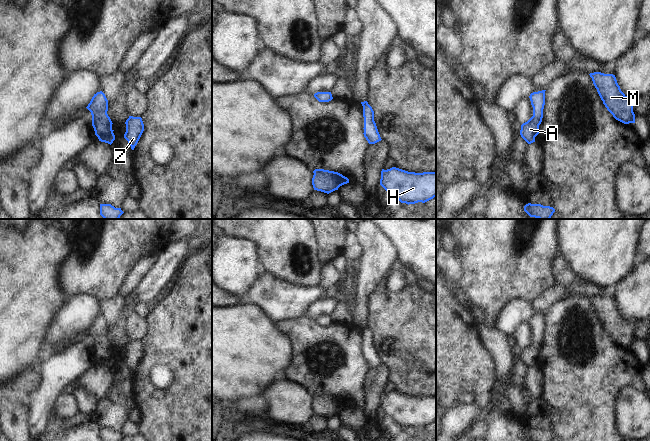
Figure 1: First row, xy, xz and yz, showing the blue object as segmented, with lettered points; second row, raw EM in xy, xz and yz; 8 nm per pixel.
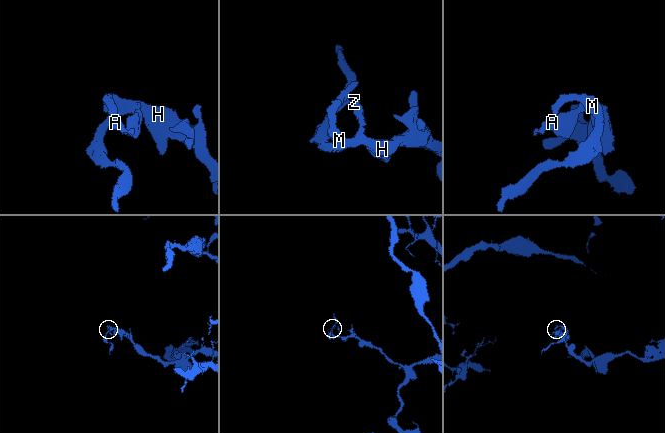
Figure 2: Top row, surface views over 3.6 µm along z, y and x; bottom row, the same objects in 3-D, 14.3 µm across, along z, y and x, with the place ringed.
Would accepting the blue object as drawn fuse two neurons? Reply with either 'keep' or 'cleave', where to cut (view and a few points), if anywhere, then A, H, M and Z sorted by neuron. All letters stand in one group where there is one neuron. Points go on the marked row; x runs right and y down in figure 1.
keep | no cut | A H M Z

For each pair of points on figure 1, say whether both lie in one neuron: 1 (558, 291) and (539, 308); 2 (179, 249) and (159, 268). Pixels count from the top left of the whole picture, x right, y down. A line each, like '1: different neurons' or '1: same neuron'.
1: same neuron
2: same neuron

